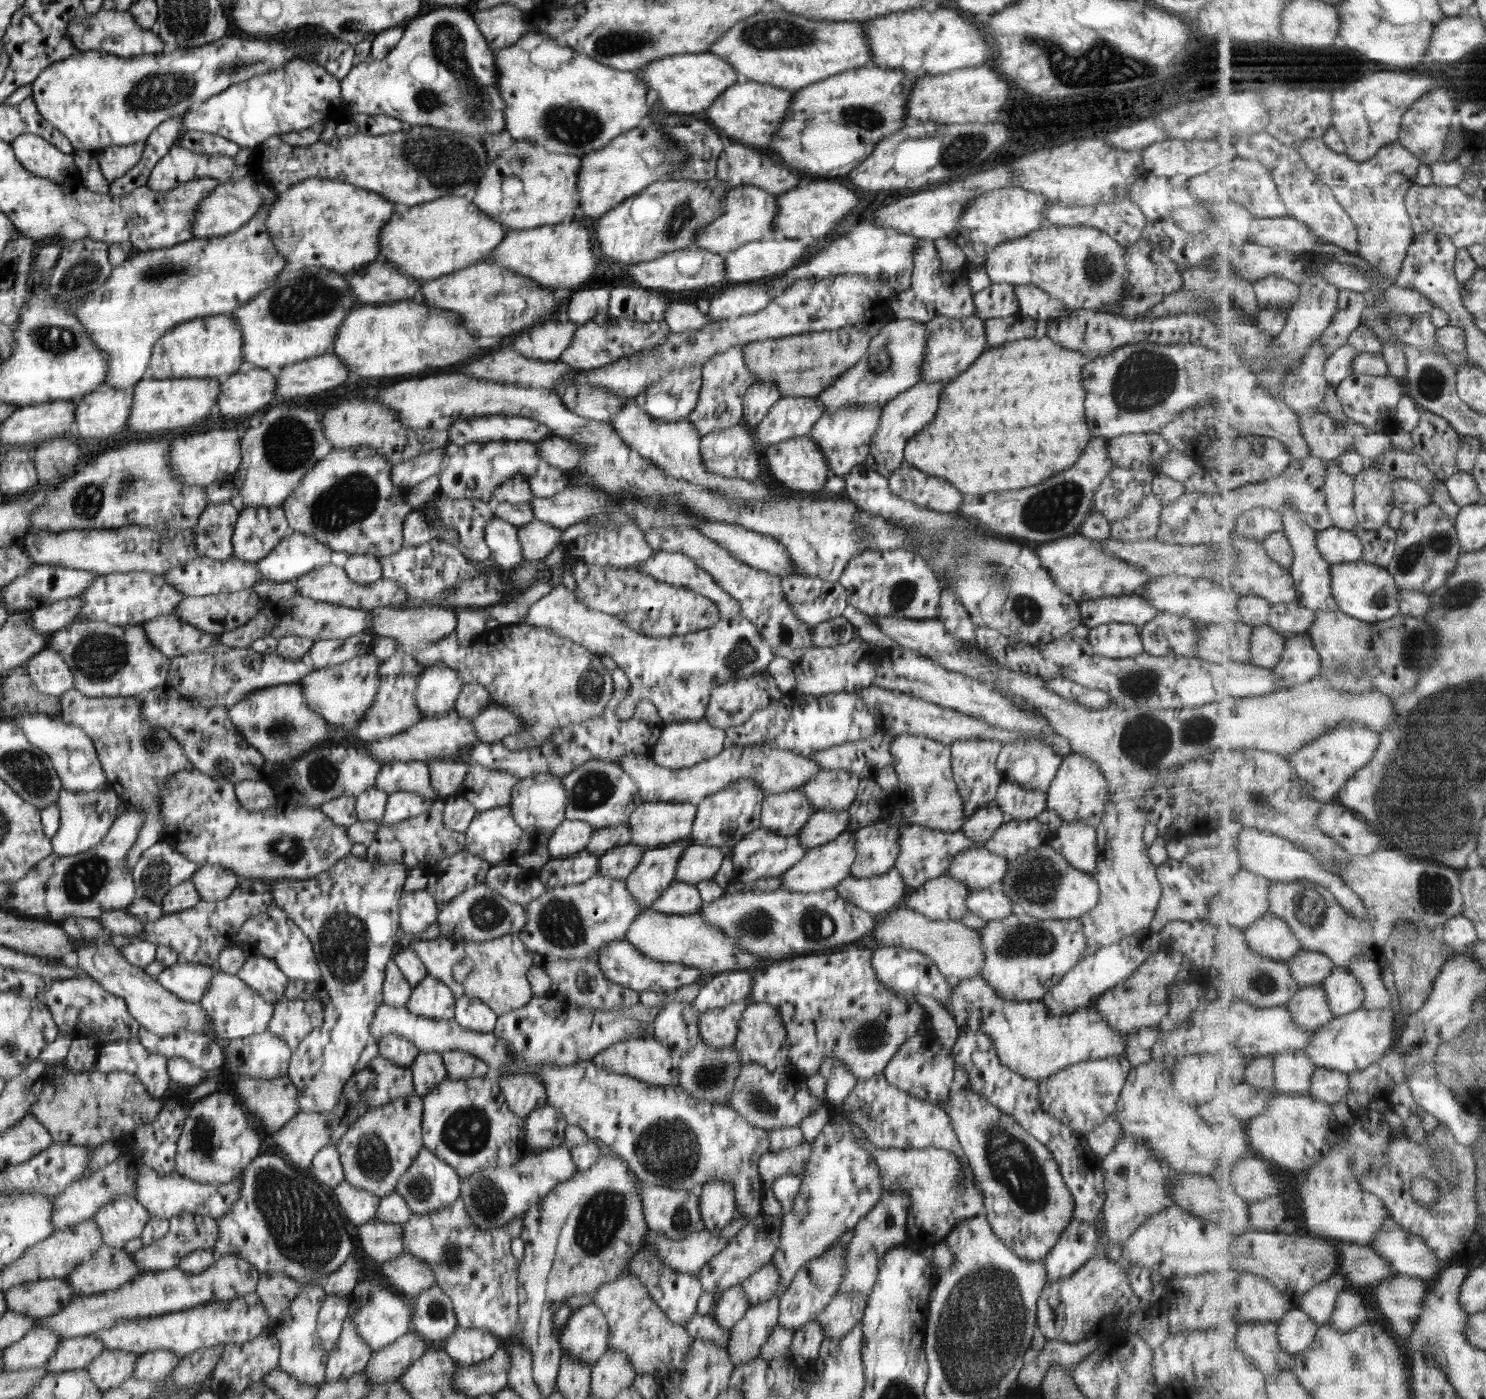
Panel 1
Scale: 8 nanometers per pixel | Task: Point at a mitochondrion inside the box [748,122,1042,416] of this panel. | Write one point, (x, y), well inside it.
(963, 149)

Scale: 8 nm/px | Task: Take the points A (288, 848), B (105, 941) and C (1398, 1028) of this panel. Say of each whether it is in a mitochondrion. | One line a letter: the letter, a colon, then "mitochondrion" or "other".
A: mitochondrion
B: other
C: other

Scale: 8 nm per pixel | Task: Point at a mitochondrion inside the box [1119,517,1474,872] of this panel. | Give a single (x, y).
(1437, 543)

